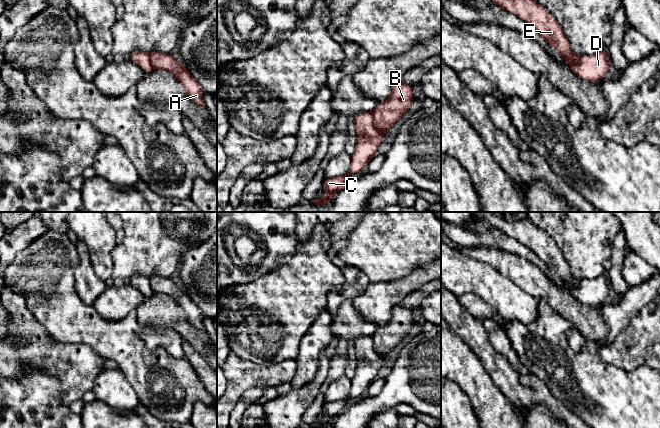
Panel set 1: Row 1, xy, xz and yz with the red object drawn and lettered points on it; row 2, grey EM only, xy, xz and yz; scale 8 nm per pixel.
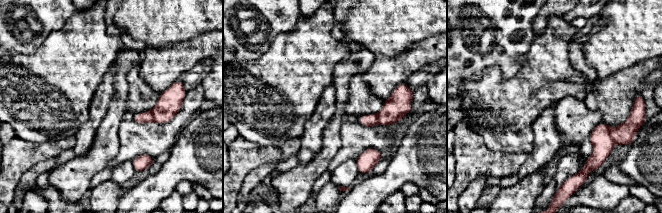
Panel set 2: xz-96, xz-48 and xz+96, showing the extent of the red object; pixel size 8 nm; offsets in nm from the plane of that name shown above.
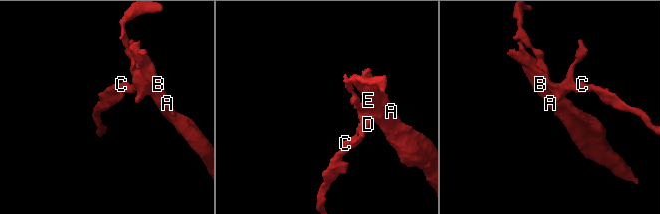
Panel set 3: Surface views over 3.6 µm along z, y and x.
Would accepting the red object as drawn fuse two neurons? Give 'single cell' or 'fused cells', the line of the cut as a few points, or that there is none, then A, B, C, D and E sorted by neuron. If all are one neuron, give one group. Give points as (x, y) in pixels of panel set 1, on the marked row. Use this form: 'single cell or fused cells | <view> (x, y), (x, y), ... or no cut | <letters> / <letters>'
fused cells | xz (371, 112), (374, 118), (374, 125), (384, 133) | A B E / C D

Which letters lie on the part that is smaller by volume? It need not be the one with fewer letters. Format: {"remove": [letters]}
{"remove": ["C", "D"]}

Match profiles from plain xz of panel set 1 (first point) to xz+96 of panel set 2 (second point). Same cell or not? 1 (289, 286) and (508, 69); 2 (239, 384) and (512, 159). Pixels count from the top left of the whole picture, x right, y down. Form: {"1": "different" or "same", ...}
{"1": "different", "2": "same"}

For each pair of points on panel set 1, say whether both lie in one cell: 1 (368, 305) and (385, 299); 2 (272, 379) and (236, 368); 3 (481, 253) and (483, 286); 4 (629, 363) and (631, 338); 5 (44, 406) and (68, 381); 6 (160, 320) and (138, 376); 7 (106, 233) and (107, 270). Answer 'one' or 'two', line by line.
1: one
2: one
3: two
4: one
5: two
6: two
7: one

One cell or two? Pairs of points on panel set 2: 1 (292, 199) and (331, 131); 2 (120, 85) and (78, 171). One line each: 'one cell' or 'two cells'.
1: one cell
2: one cell

